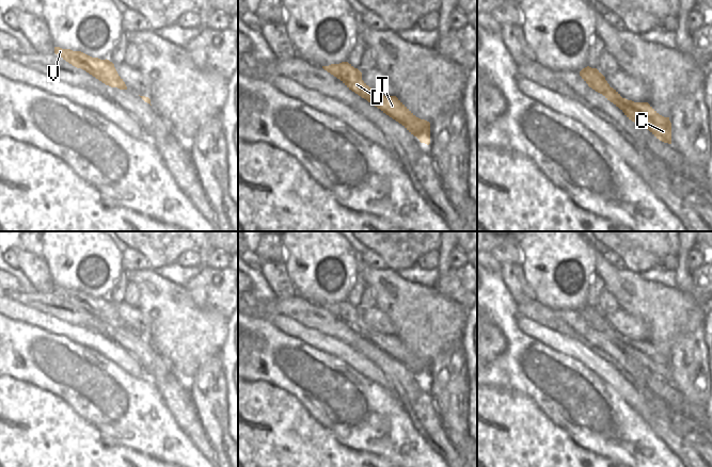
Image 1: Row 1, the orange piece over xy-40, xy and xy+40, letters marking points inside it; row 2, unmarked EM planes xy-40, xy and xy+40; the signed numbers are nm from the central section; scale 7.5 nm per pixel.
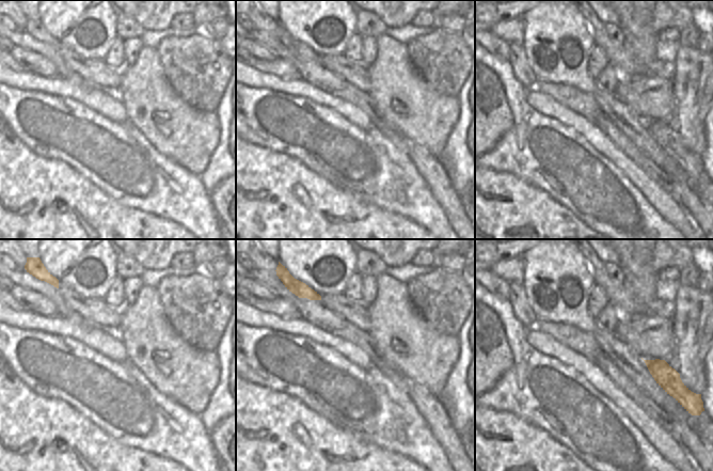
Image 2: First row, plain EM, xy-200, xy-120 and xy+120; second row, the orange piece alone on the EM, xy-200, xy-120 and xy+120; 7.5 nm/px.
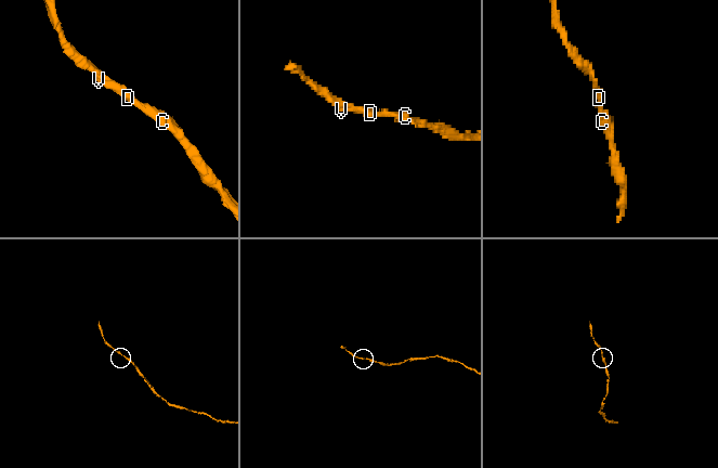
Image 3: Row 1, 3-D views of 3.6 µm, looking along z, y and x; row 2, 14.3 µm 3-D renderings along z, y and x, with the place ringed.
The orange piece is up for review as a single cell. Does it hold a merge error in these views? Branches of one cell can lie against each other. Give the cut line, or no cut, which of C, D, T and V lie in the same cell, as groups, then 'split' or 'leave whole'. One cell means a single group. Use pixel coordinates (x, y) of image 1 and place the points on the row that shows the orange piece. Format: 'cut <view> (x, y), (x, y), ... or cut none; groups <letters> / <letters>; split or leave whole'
cut none; groups C D T V; leave whole

